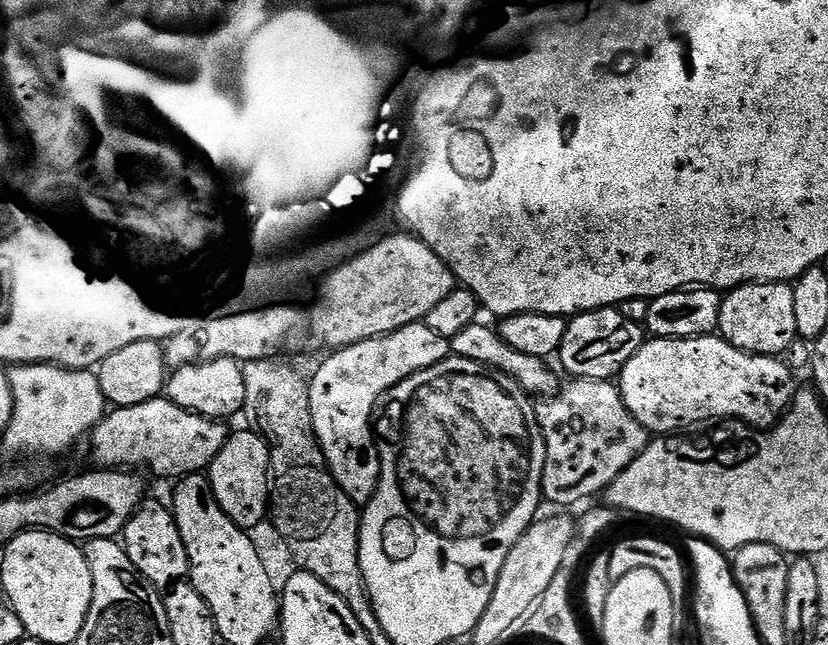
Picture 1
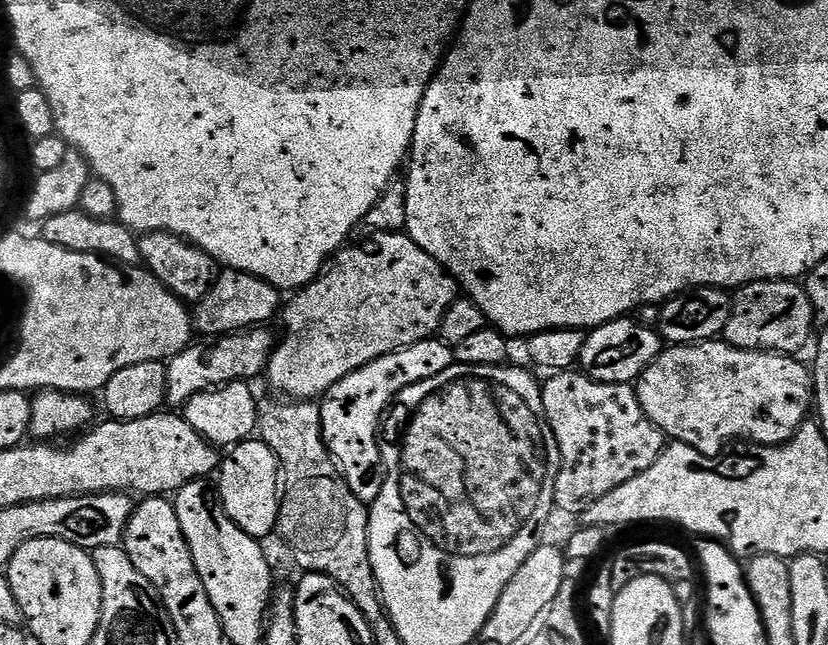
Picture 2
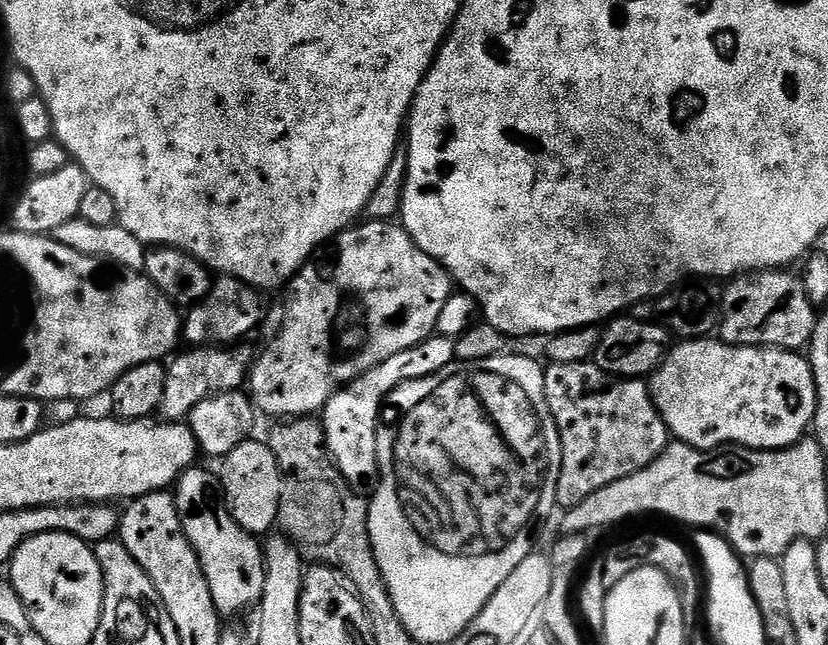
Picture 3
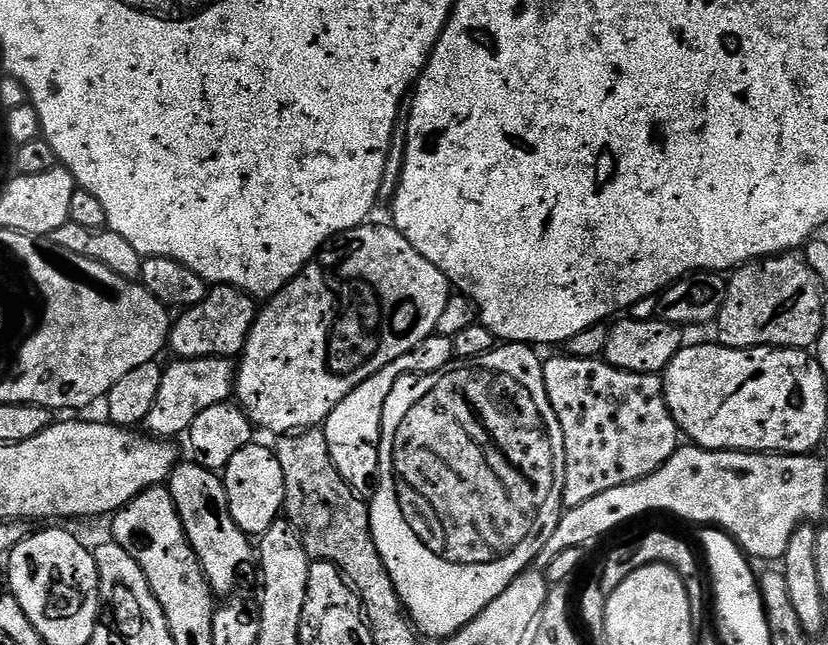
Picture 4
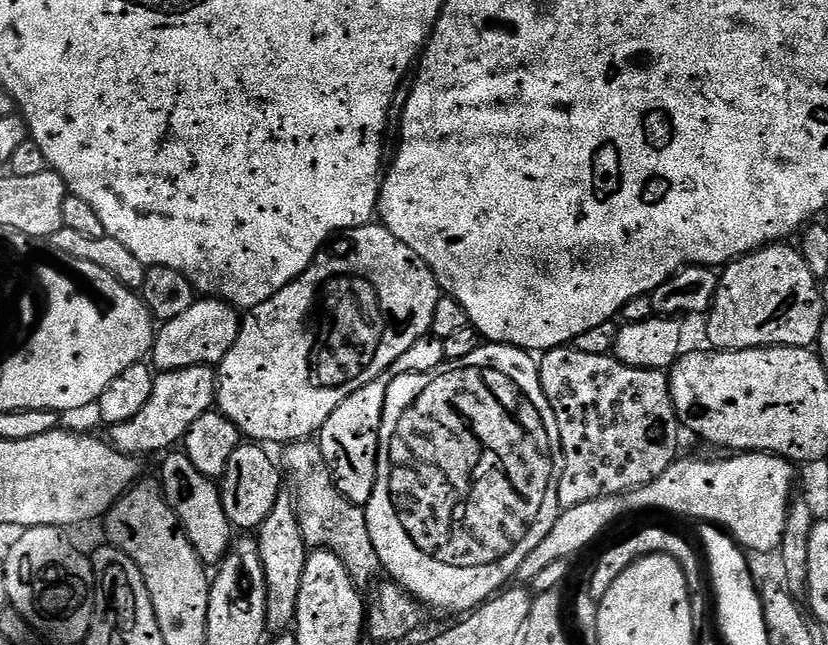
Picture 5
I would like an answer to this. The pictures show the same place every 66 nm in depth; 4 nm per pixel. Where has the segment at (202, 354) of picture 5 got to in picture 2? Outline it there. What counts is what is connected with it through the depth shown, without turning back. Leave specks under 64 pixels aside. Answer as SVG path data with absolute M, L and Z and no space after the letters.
M224 268L216 277L216 284L194 308L194 328L197 333L211 338L267 325L267 320L277 319L282 308L281 289L254 274Z

